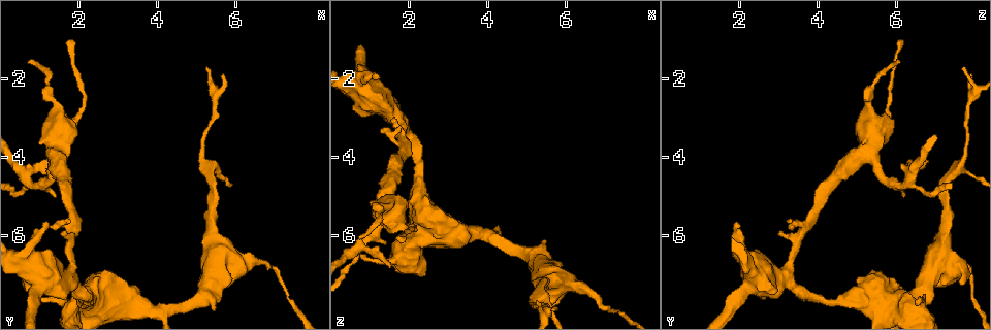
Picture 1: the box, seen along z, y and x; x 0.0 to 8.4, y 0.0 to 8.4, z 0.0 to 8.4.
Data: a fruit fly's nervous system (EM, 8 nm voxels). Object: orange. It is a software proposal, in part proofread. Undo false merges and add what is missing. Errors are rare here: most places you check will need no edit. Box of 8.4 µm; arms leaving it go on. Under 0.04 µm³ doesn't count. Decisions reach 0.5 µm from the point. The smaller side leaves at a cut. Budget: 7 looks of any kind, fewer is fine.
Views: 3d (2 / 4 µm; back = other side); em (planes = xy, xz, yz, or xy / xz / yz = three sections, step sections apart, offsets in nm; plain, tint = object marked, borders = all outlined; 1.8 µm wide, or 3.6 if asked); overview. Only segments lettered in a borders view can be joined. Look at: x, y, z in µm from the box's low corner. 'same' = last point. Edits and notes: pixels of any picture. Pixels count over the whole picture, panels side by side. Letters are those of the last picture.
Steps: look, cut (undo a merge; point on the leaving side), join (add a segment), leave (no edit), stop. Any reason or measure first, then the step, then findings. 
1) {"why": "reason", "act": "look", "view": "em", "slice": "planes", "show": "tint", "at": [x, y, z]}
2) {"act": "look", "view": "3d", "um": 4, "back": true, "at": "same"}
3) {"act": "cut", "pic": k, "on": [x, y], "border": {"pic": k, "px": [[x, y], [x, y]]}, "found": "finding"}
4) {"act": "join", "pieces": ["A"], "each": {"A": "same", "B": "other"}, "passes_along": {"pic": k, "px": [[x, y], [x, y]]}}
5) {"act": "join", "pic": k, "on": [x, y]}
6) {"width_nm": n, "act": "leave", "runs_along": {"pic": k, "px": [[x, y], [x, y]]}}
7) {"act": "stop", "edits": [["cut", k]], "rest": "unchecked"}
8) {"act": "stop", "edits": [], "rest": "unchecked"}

{"why": "branch stops here", "act": "look", "view": "em", "slice": "planes", "show": "borders", "at": [1.50, 4.10, 6.75]}

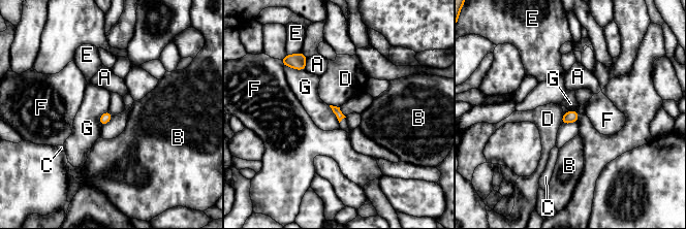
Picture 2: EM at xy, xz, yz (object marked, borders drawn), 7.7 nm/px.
{"act": "leave", "each": {"A": "other", "B": "other", "C": "other", "D": "other", "E": "other", "F": "other", "G": "other"}, "border": {"pic": 2, "px": [[107, 109], [100, 116], [100, 126]]}, "found": "no lettered segment goes on from it"}

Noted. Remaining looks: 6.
{"why": "free end", "act": "look", "view": "3d", "um": 4, "at": [5.60, 1.90, 7.85]}

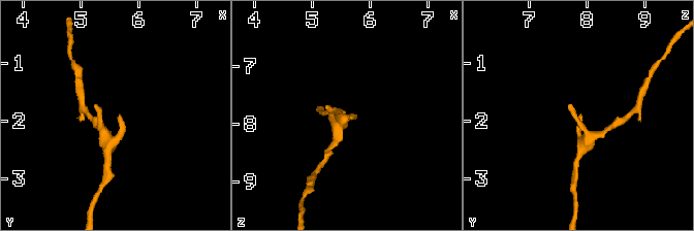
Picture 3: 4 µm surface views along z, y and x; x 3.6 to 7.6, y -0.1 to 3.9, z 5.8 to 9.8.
{"act": "look", "view": "em", "slice": "planes", "show": "borders", "at": [5.65, 1.95, 7.90]}

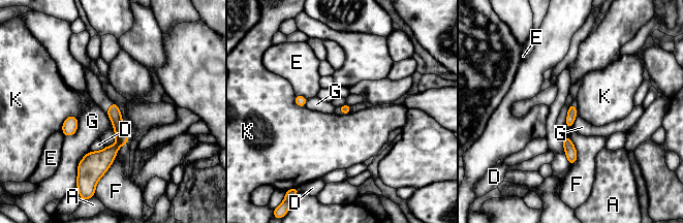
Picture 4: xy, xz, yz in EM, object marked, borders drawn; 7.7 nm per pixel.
{"act": "leave", "each": {"A": "other", "D": "other", "E": "other", "F": "other", "G": "other", "K": "other"}, "runs_along": {"pic": 4, "px": [[114, 106], [120, 141], [99, 171]]}, "found": "no lettered segment goes on from it"}

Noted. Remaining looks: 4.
{"why": "calibre changes", "act": "look", "view": "3d", "um": 4, "at": [0.80, 6.85, 2.30]}

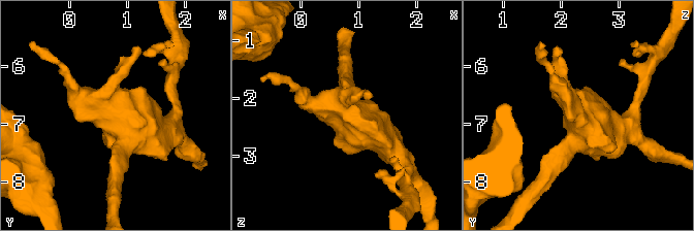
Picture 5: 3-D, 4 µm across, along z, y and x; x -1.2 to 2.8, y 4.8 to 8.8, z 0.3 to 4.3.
{"why": "shape alone is not enough", "act": "look", "view": "em", "um": 3.6, "slice": "xy", "step": 8, "show": "tint", "at": [0.85, 6.85, 2.30]}

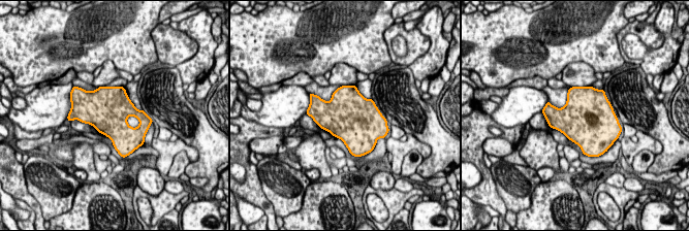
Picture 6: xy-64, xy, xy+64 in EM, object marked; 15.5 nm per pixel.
{"act": "look", "view": "em", "um": 3.6, "slice": "planes", "show": "borders", "at": "same"}

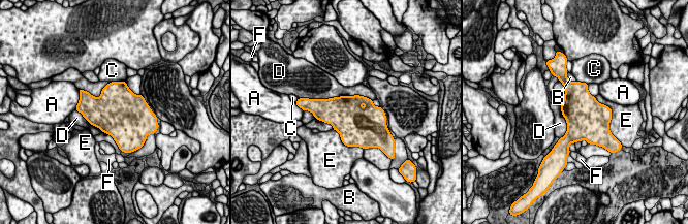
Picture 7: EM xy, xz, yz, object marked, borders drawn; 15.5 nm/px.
{"act": "leave", "each": {"A": "other", "B": "other", "C": "other", "D": "other", "E": "other", "F": "other"}, "border": {"pic": 7, "px": [[313, 98], [362, 95], [372, 100]]}, "found": "all the same cell"}

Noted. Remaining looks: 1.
{"act": "stop", "edits": [], "rest": "unchecked"}

